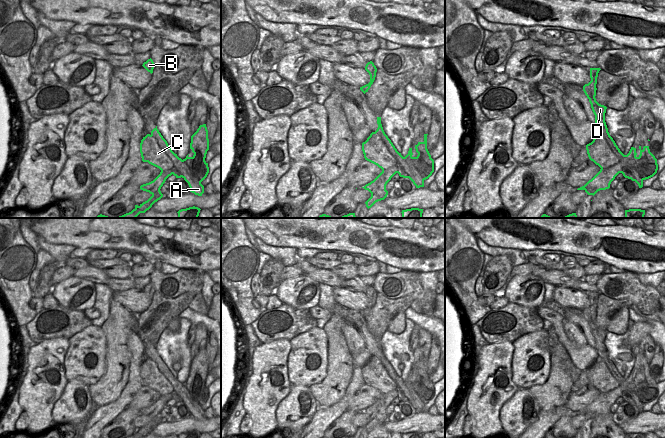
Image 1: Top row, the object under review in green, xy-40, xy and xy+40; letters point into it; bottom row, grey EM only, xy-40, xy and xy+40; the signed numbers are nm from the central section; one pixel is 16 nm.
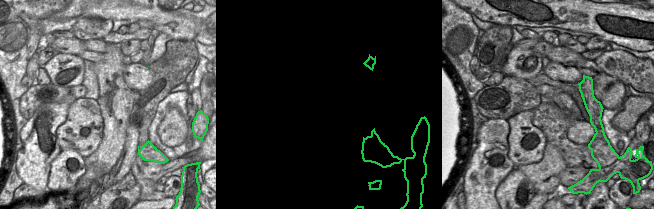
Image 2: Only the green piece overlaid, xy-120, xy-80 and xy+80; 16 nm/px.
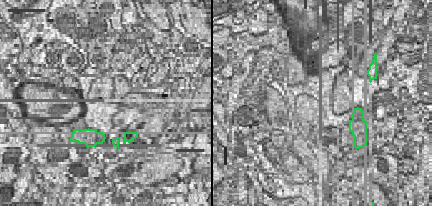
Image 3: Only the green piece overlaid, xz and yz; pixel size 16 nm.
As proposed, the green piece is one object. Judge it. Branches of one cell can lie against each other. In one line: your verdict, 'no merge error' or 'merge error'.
merge error

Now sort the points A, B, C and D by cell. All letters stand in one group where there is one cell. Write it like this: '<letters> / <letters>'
A B D / C

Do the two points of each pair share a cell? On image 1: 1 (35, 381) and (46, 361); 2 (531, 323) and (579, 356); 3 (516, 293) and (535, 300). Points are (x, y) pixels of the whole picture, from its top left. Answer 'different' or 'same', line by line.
1: same
2: different
3: same

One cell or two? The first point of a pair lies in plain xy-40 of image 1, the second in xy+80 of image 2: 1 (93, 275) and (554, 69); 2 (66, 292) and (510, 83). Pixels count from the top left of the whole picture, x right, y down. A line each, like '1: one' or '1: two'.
1: two
2: two

